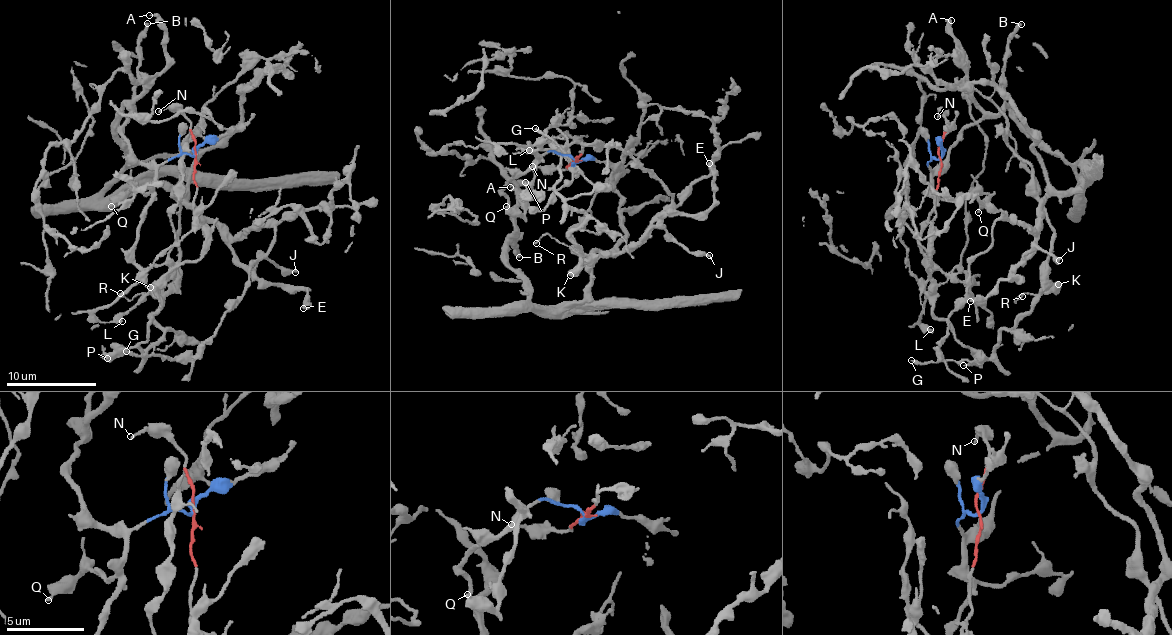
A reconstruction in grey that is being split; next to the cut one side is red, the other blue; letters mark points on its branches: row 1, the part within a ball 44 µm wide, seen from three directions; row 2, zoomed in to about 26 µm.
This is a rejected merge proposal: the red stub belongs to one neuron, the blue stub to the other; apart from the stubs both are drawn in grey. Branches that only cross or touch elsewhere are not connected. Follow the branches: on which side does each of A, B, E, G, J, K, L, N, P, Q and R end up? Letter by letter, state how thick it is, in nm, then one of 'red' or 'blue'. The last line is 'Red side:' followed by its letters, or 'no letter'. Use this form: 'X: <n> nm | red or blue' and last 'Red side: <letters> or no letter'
A: 240 nm | blue
B: 280 nm | blue
E: 240 nm | blue
G: 280 nm | red
J: 320 nm | blue
K: 650 nm | red
L: 130 nm | blue
N: 150 nm | red
P: 170 nm | red
Q: 320 nm | blue
R: 130 nm | red
Red side: G, K, N, P, R

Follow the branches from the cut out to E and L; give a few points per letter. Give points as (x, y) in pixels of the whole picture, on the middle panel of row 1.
E: (574, 160), (548, 151), (503, 191), (527, 297), (512, 310), (575, 305), (592, 261), (703, 214), (709, 162)
L: (574, 160), (552, 151), (538, 157), (529, 143), (531, 150), (536, 144), (499, 146), (509, 154), (529, 150)

